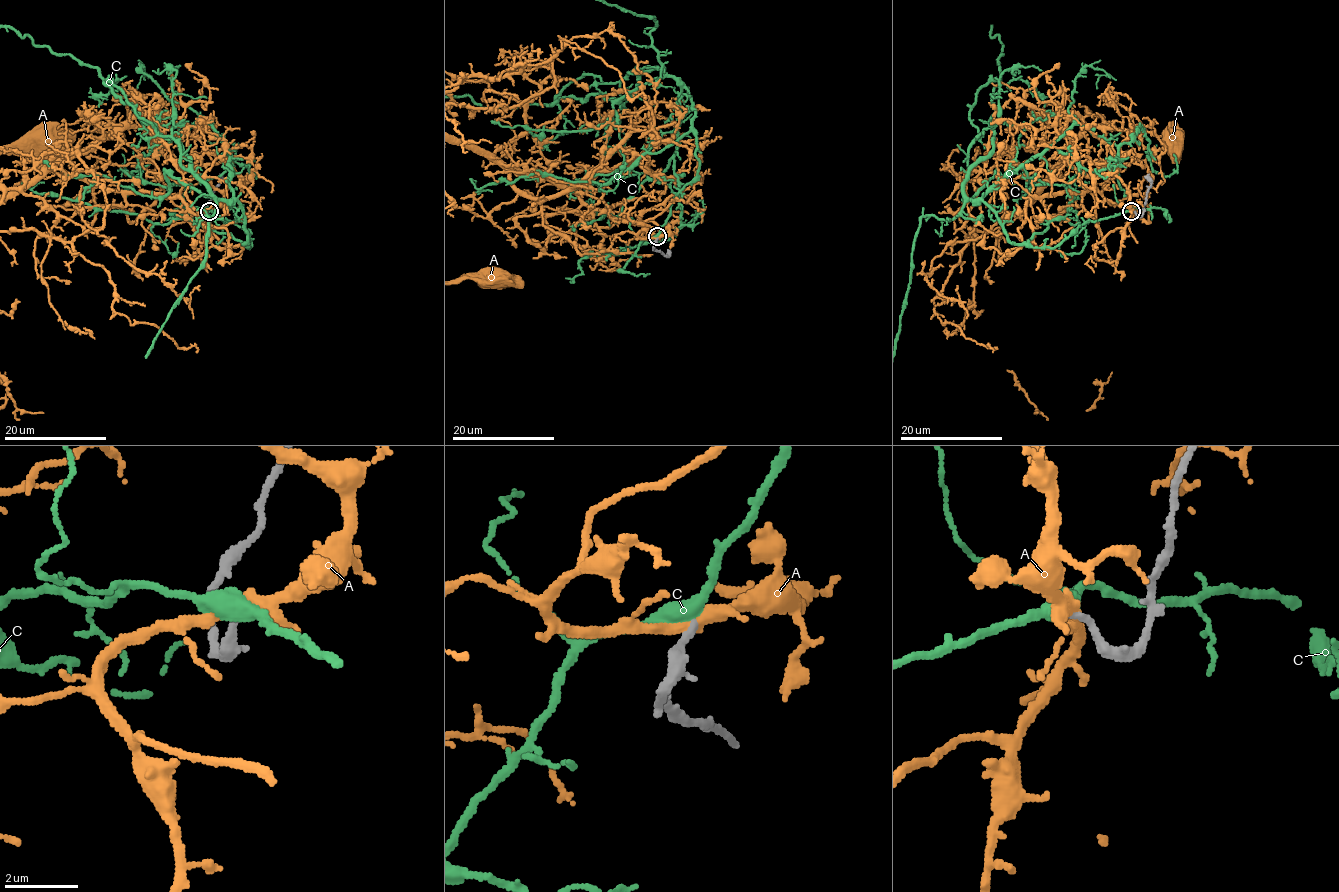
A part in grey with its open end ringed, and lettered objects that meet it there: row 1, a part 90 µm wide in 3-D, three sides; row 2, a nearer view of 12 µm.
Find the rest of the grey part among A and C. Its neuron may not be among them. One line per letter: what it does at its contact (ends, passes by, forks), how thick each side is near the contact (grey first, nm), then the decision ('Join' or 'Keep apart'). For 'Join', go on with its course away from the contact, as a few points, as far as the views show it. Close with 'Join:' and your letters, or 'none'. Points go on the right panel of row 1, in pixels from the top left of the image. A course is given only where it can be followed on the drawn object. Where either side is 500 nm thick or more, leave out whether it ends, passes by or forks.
A: It forks there. Thickness 200 nm (grey) against 320 nm. Keep apart
C: It passes by. Thickness 180 nm (grey) against 460 nm. Keep apart
Join: none

